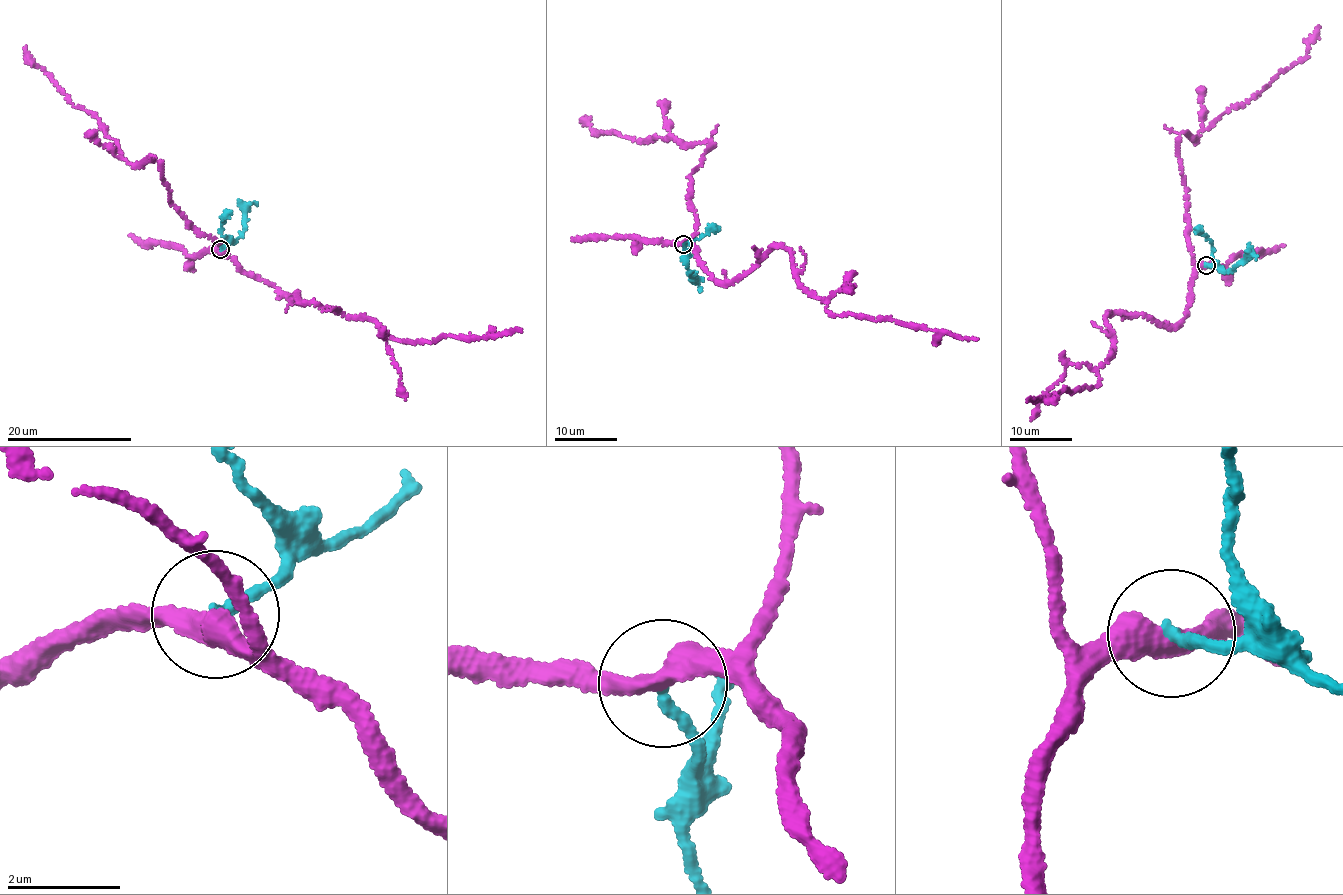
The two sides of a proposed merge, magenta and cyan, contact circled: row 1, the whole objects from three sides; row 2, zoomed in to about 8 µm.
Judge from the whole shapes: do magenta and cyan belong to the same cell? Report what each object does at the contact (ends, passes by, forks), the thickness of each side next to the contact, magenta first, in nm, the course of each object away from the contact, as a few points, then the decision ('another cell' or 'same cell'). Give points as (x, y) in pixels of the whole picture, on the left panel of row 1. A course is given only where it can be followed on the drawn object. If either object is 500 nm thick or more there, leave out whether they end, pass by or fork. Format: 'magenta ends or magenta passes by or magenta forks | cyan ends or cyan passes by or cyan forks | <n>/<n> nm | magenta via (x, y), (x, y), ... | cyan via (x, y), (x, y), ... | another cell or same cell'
magenta passes by | cyan ends | 400/200 nm | magenta via (219, 248), (298, 301), (376, 320), (383, 333), (406, 342), (523, 330) | cyan via (220, 249), (242, 235), (247, 207), (257, 205) | another cell

